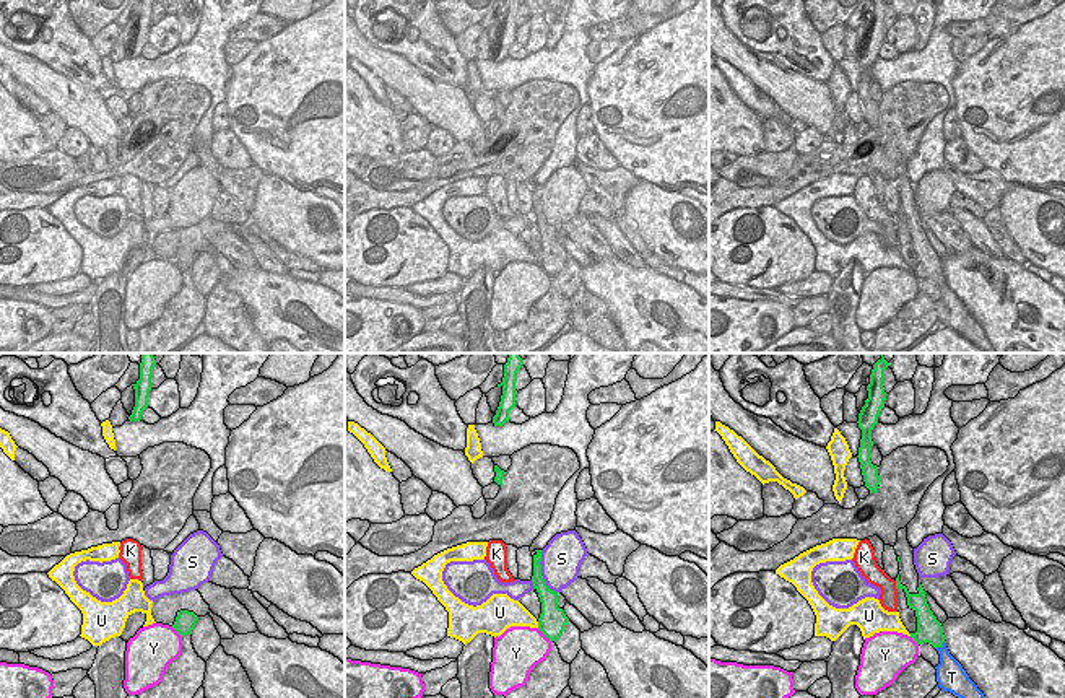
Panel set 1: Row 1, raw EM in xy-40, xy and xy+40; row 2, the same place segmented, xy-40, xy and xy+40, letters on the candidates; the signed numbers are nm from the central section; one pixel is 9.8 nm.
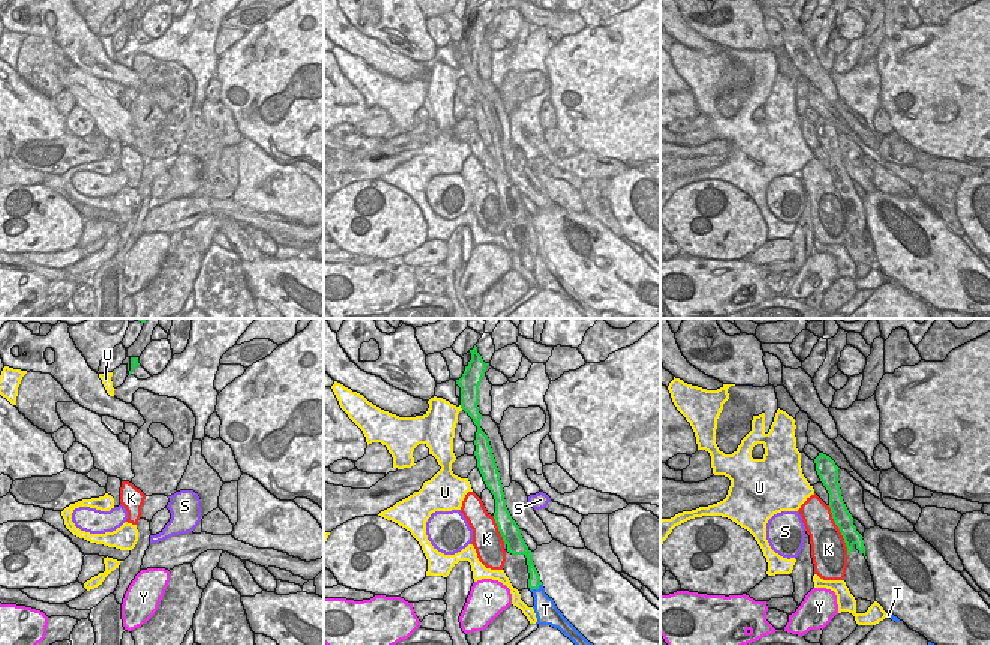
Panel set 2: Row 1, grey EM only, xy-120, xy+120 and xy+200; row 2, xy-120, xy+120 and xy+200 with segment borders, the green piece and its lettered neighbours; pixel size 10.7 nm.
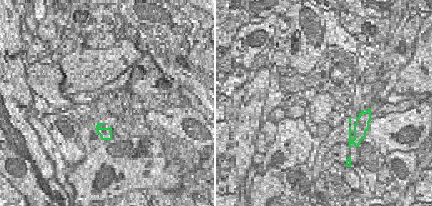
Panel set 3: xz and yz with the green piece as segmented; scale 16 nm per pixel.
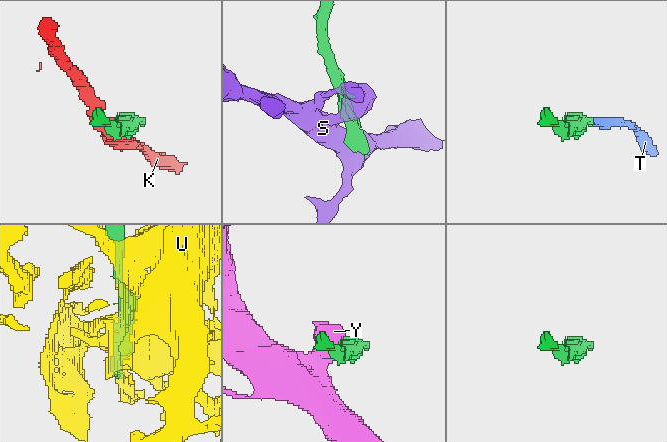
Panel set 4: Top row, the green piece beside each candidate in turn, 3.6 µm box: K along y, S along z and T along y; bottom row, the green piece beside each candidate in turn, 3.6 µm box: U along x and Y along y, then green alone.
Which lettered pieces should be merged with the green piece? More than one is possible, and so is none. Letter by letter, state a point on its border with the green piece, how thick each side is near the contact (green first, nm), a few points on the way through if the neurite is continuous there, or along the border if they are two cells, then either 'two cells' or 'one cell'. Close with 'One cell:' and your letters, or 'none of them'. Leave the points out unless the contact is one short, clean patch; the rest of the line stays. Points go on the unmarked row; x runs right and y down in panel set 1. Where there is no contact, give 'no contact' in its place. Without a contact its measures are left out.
K: meets green in xy+40 at (896, 222); 160 nm thick on the green side, 190 nm on the other; two cells
S: meets green in xy at (540, 209); 160 nm thick on the green side, 380 nm on the other; border along xy (540, 186), (540, 210), (556, 228); two cells
T: meets green in xy+40 at (940, 280); 260 nm thick on the green side, 220 nm on the other; two cells
U: meets green in xy at (539, 261); 280 nm thick on the green side, 220 nm on the other; two cells
Y: meets green in xy at (543, 269); 280 nm thick on the green side, 420 nm on the other; border along xy (537, 264), (550, 277); two cells
One cell: none of them

